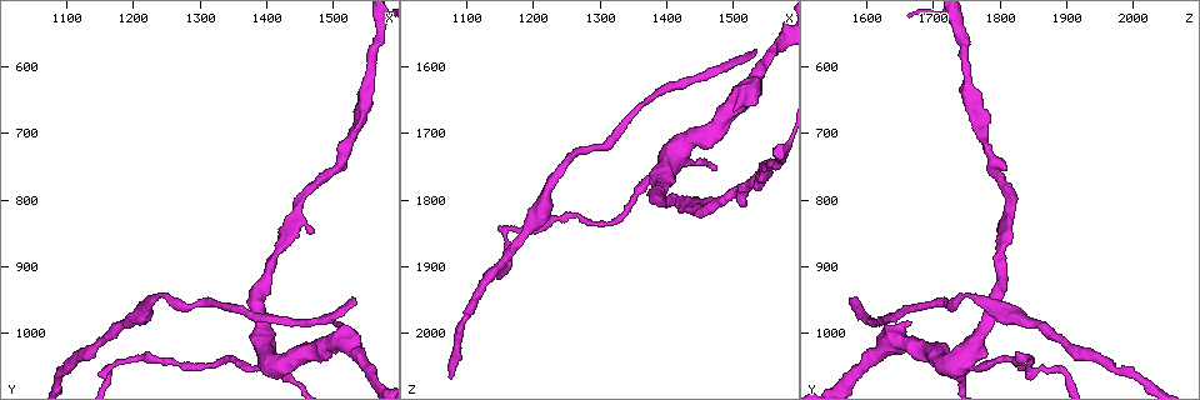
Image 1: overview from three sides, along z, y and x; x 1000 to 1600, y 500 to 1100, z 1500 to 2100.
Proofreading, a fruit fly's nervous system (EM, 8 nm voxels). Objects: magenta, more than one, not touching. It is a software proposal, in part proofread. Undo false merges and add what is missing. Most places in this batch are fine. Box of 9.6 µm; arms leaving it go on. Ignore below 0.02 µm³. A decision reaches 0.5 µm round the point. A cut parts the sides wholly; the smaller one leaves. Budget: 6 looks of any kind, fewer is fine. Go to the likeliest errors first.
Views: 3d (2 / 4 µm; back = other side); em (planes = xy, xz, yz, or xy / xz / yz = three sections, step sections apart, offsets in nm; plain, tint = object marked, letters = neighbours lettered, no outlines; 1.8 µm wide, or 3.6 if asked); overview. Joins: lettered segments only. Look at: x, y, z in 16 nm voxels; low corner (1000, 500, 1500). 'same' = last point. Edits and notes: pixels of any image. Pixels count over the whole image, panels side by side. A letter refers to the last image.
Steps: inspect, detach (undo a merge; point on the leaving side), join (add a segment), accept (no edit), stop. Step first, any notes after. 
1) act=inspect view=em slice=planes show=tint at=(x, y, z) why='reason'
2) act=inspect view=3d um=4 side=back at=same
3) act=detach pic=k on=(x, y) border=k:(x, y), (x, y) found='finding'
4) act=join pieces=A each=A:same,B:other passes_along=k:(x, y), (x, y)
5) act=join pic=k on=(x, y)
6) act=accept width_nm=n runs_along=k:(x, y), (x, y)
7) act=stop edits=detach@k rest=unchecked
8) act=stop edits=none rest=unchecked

act=inspect view=3d um=4 at=(1535, 955, 1580) why='an open end'

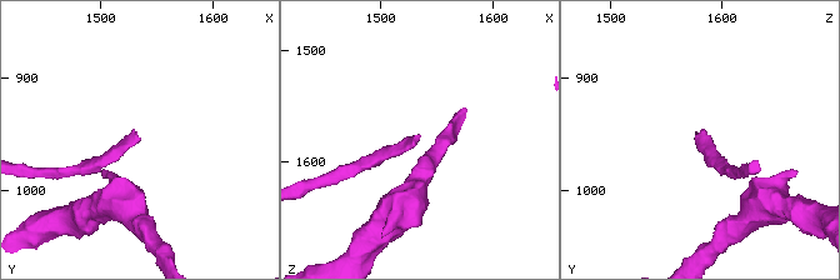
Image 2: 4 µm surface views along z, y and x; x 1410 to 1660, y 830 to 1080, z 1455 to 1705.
act=inspect view=em slice=planes show=letters at=(1534, 954, 1576) why='shape alone is not enough'

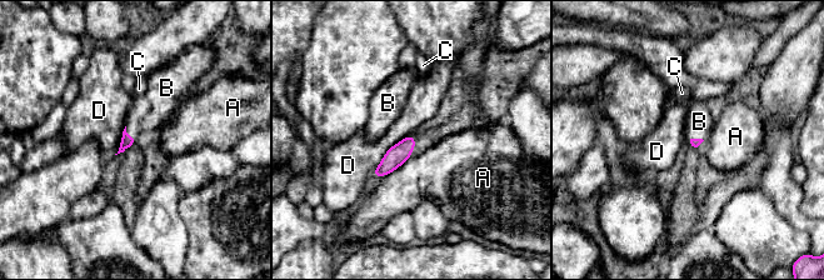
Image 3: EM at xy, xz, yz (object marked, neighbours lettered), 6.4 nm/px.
act=join pieces=B longest_contact=D:380nm each=A:other,B:same,C:other,D:other found='it goes on there'

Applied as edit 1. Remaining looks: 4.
act=inspect view=3d um=4 at=(1165, 1060, 1895) why='sharp bend'

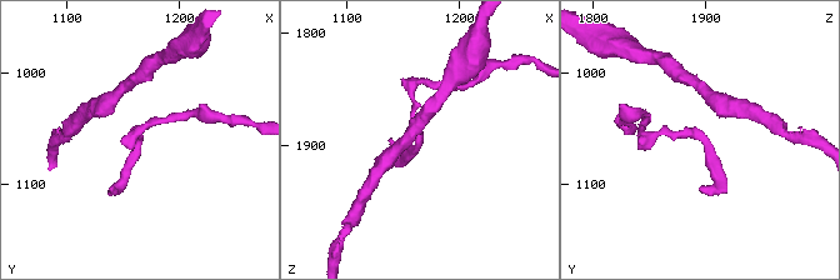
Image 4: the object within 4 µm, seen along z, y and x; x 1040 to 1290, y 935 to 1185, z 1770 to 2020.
act=inspect view=em slice=planes show=tint at=(1162, 1056, 1892)

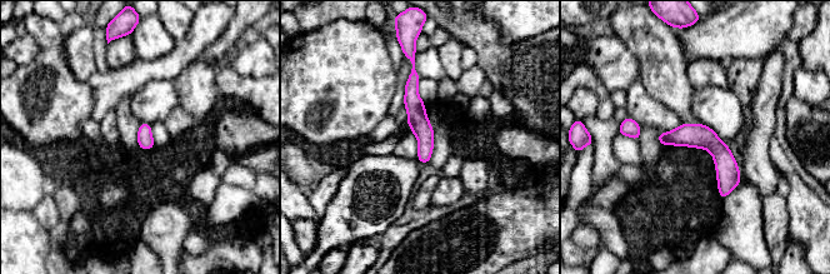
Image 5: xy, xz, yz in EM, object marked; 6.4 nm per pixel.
act=inspect view=em slice=planes show=letters at=same

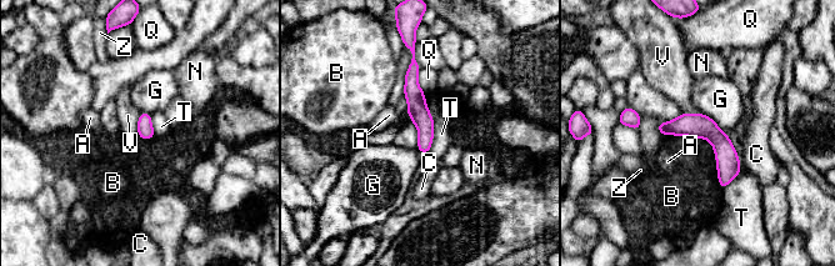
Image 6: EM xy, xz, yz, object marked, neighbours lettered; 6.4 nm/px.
act=accept width_nm=110 each=A:other,B:other,C:other,G:other,N:other,Q:other,T:other,V:other,Z:other runs_along=6:(414, 64), (424, 150) found='all the same neuron'

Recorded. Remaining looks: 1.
act=stop edits=join@3 rest=unchecked

